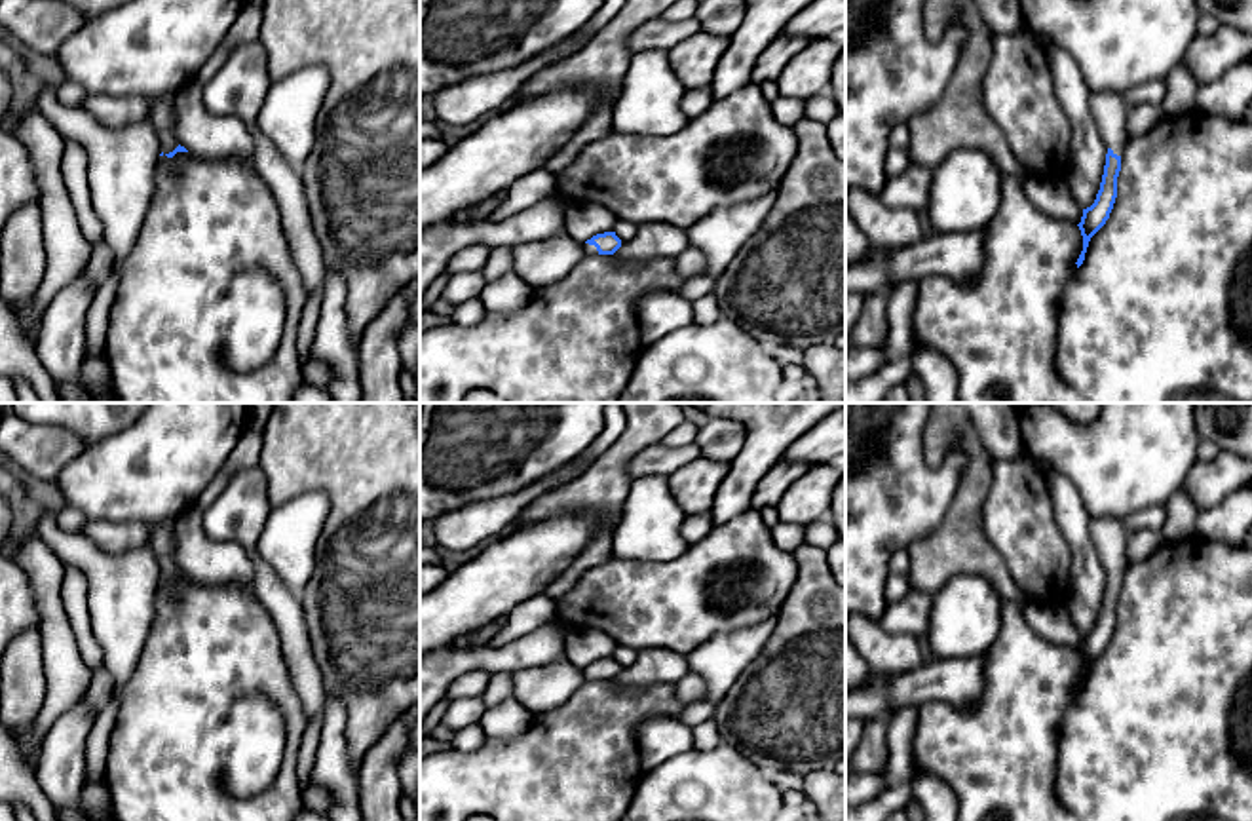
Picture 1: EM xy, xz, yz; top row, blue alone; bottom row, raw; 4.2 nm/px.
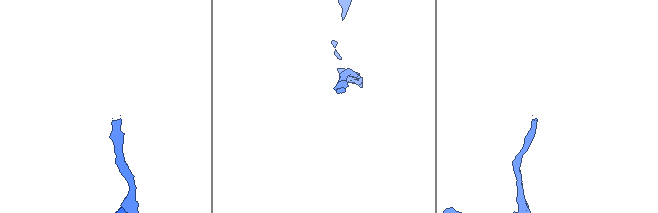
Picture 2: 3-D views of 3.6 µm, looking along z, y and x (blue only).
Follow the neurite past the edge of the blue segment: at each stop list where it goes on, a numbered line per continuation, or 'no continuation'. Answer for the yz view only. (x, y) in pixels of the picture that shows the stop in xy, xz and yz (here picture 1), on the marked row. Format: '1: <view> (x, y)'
1: yz (1110, 111)

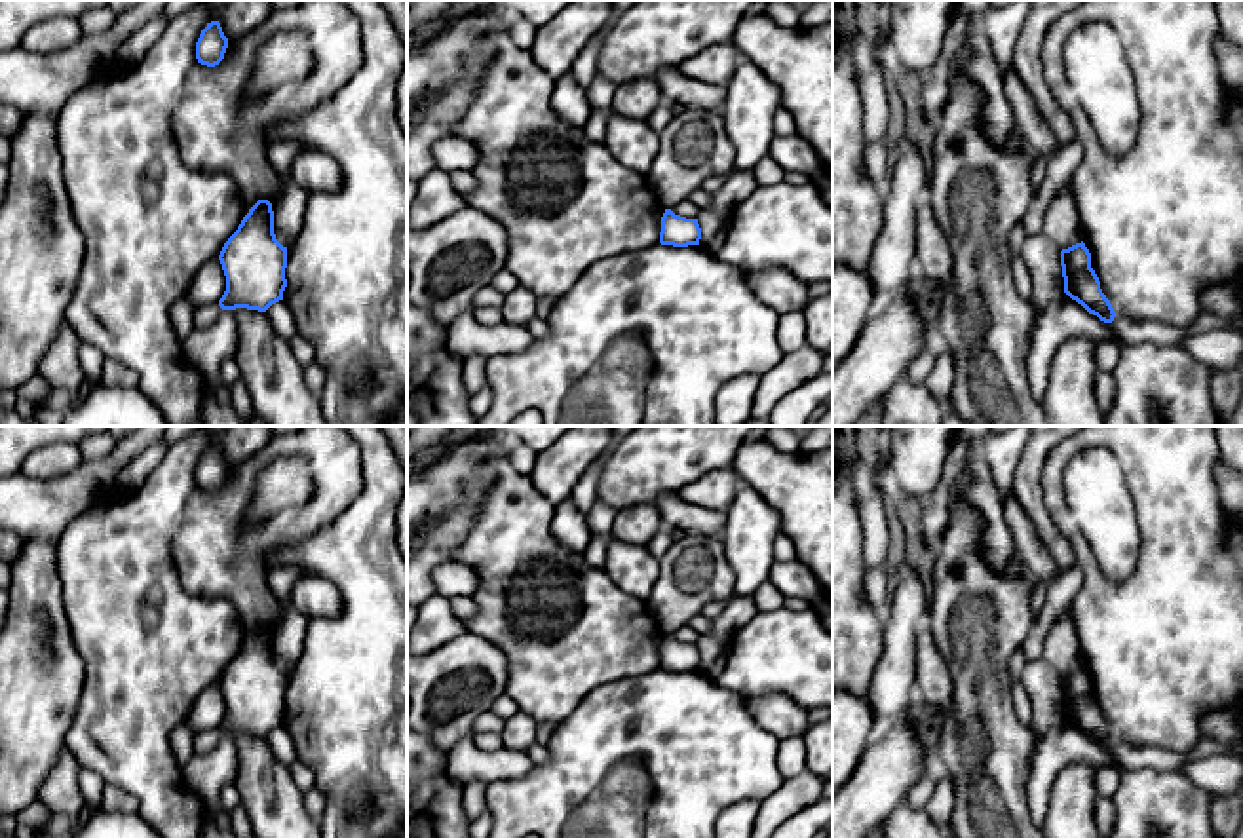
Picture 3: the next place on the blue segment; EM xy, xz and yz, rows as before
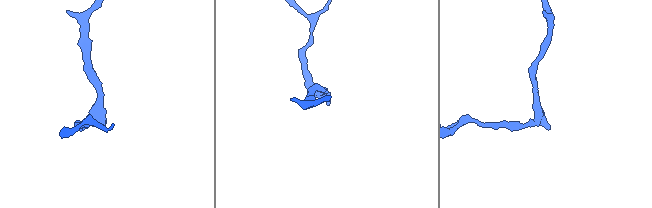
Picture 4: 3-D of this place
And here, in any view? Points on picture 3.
no continuation

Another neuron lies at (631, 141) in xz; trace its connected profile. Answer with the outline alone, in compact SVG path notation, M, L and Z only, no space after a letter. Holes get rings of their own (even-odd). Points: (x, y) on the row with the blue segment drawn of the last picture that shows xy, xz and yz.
M612 114L602 144L629 169L646 175L660 150L660 133L646 120Z

